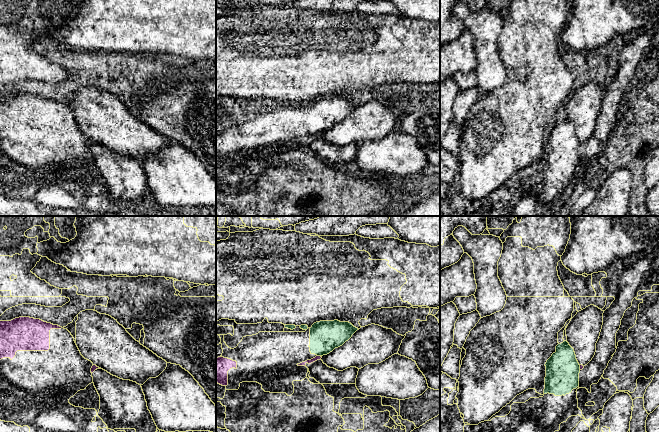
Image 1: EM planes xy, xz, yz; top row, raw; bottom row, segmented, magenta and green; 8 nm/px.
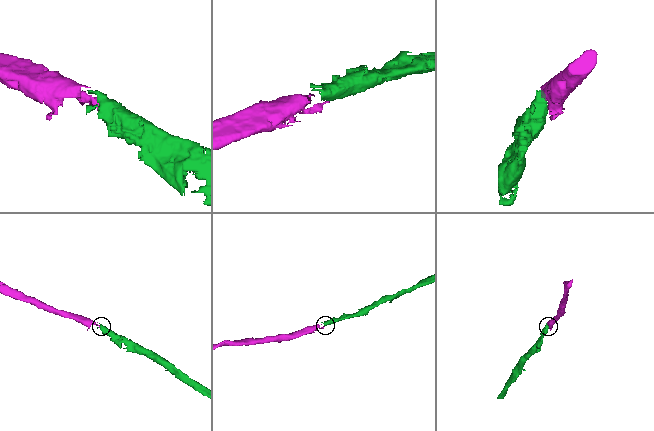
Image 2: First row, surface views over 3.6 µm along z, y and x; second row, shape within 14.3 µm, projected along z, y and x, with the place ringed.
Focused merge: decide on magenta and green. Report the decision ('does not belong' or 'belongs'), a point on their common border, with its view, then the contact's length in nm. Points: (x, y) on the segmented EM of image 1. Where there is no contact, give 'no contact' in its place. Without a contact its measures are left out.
belongs; meets magenta in xz at (319, 356); contact 30 nm long

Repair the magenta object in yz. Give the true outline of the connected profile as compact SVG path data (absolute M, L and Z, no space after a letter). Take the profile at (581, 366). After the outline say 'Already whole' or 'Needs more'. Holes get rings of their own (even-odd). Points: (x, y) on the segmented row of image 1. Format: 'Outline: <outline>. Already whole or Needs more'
Outline: M567 341L556 346L556 352L547 360L544 394L562 396L579 386L579 373L584 368L576 359L574 349Z. Needs more

